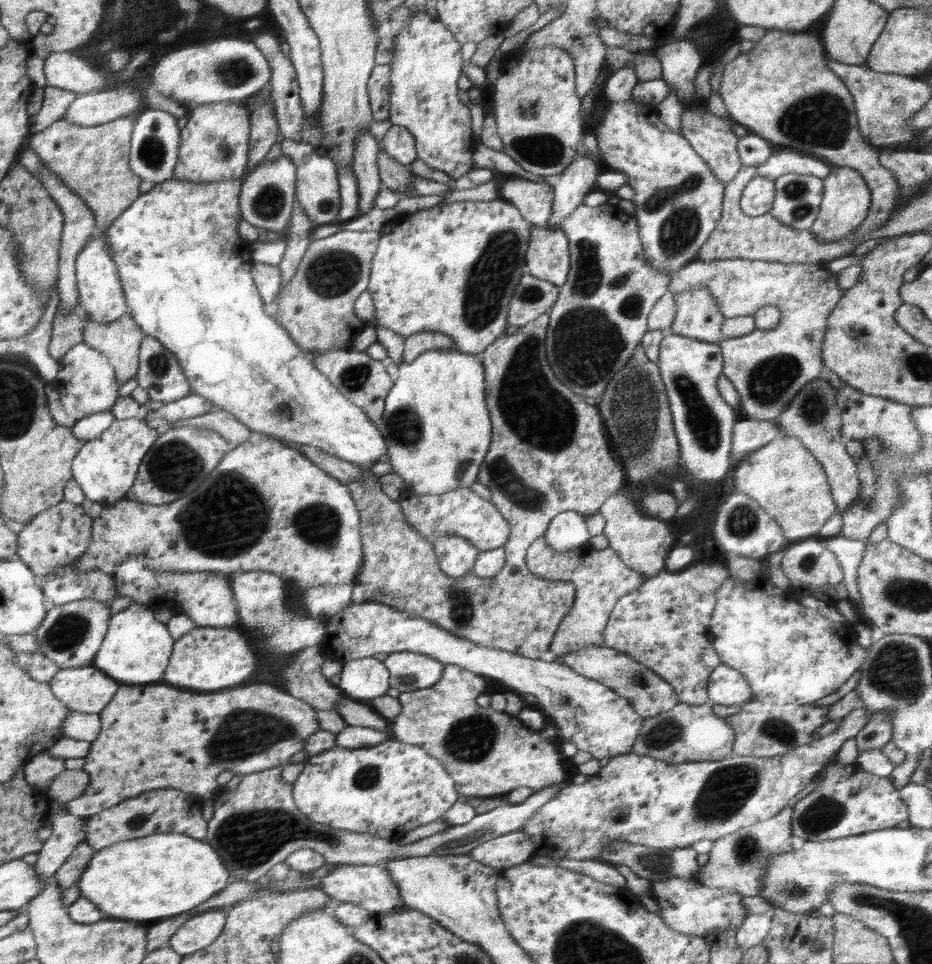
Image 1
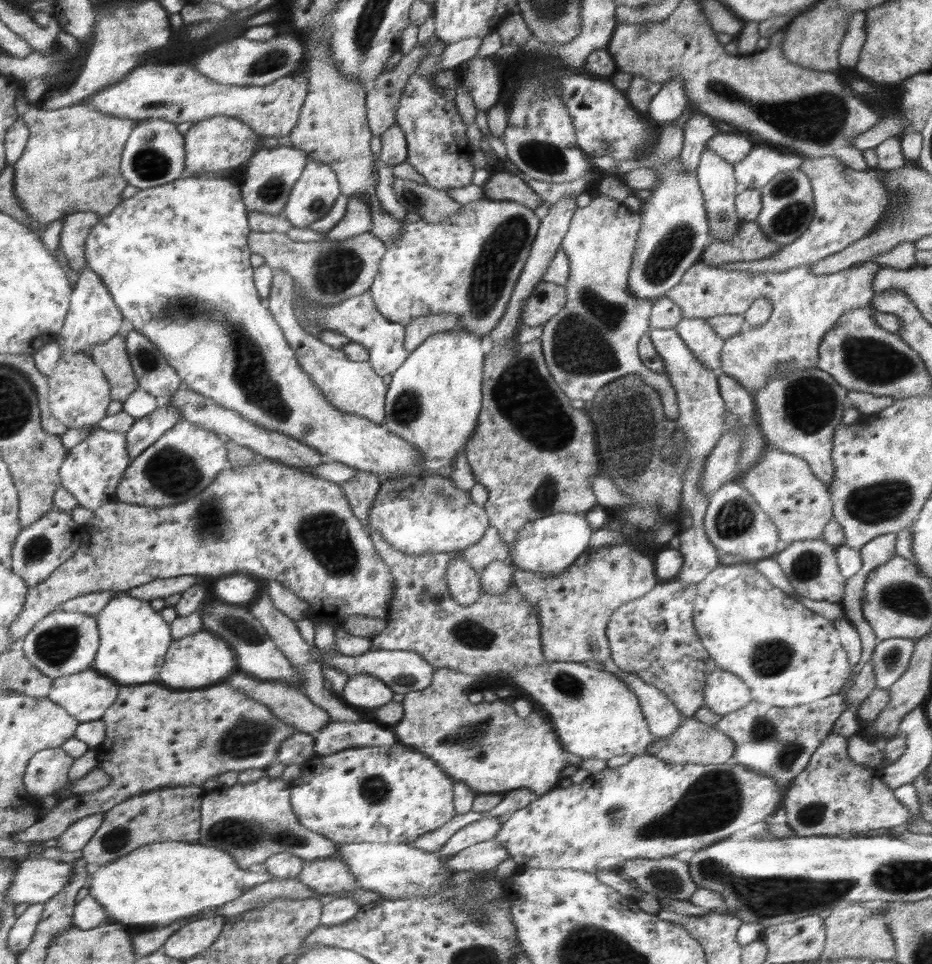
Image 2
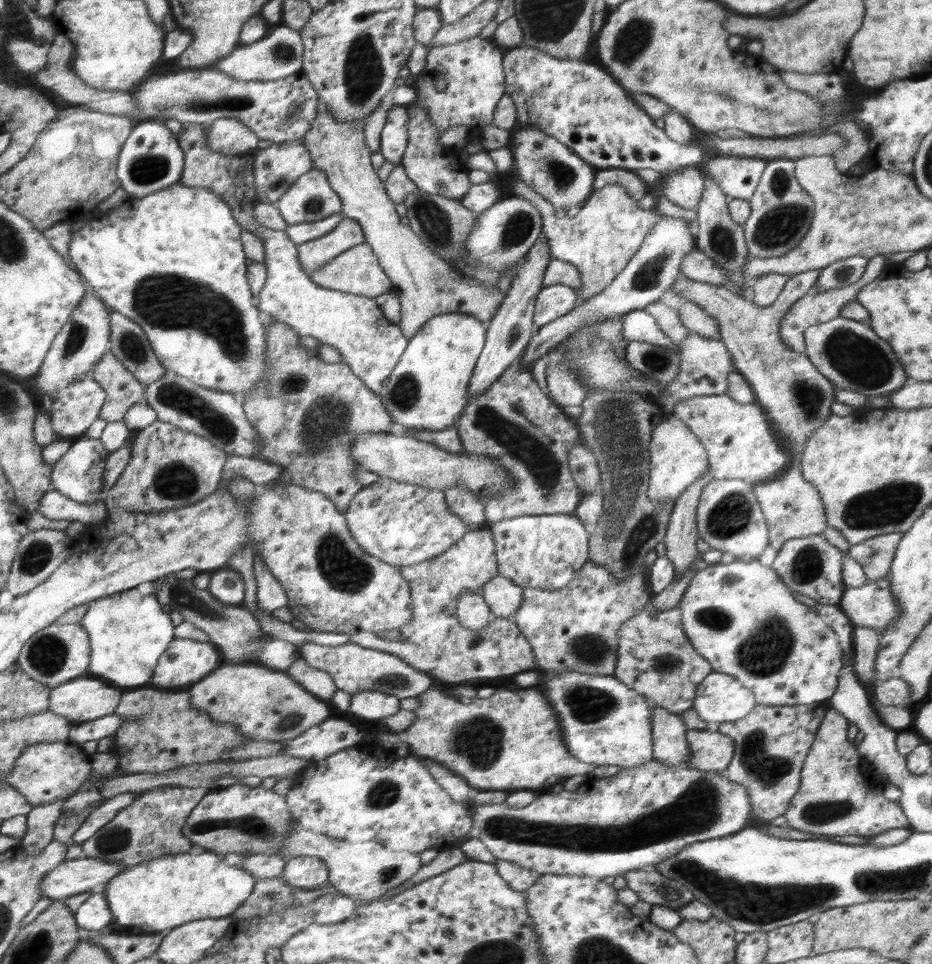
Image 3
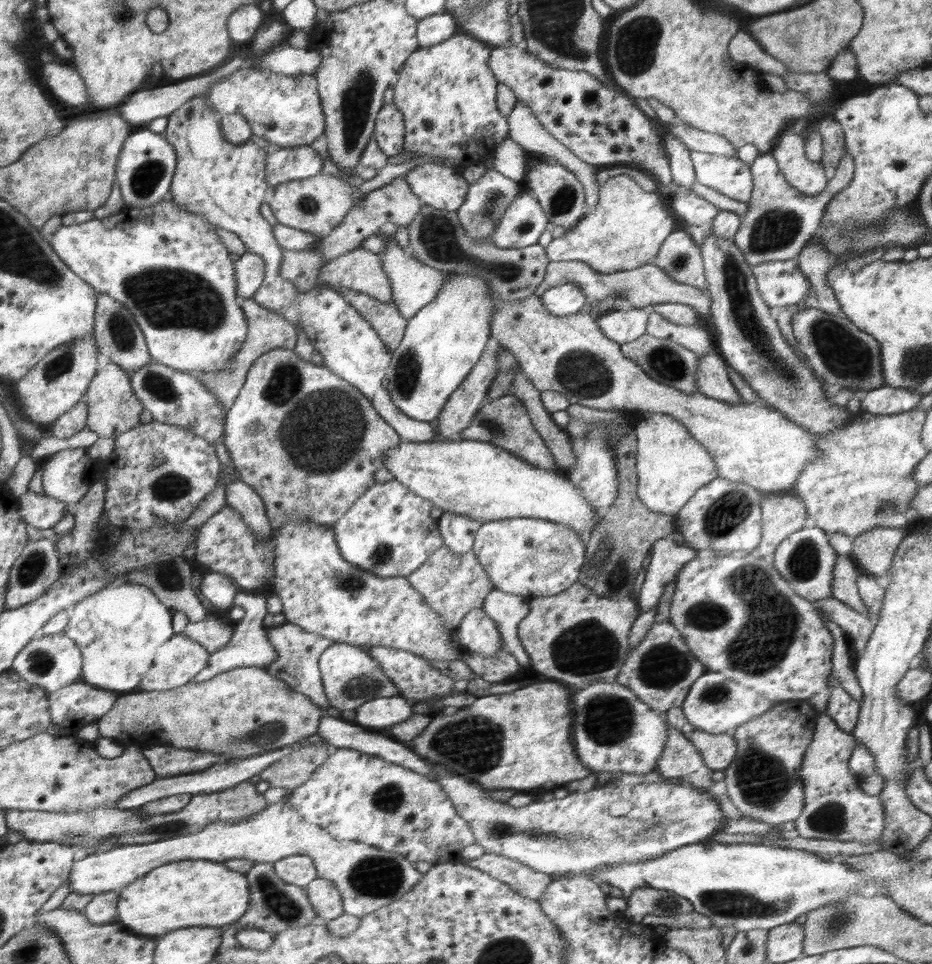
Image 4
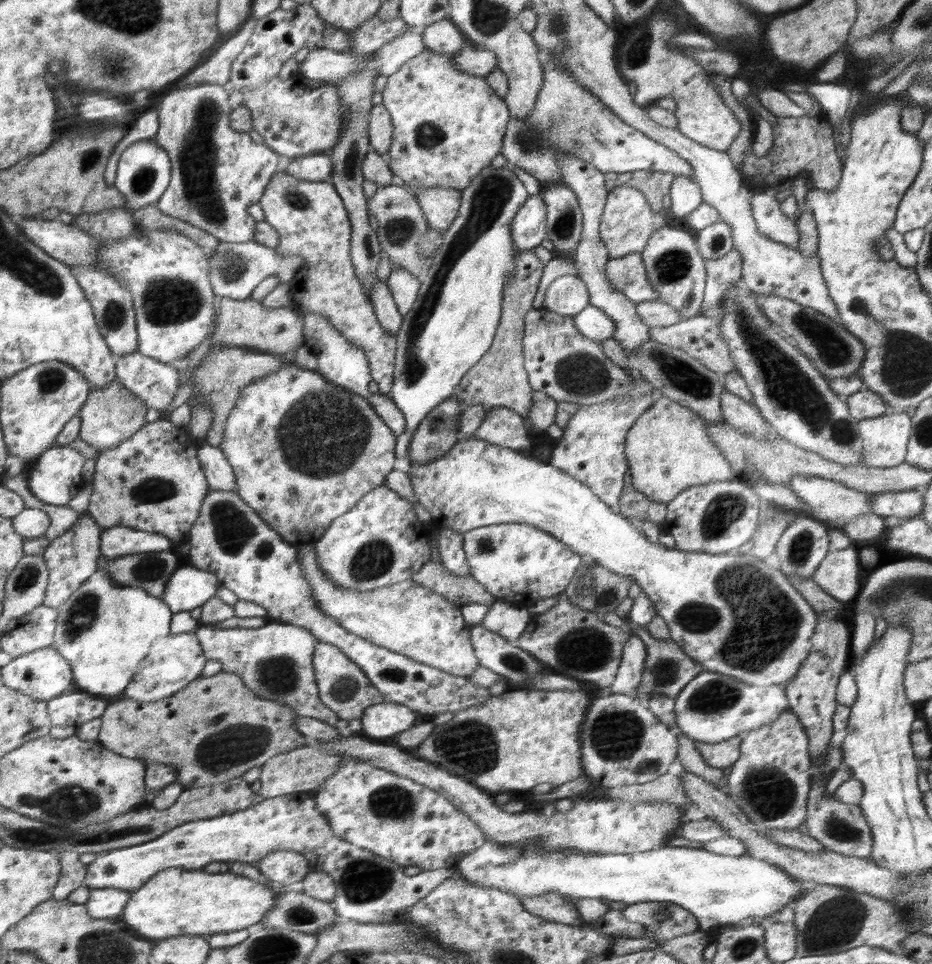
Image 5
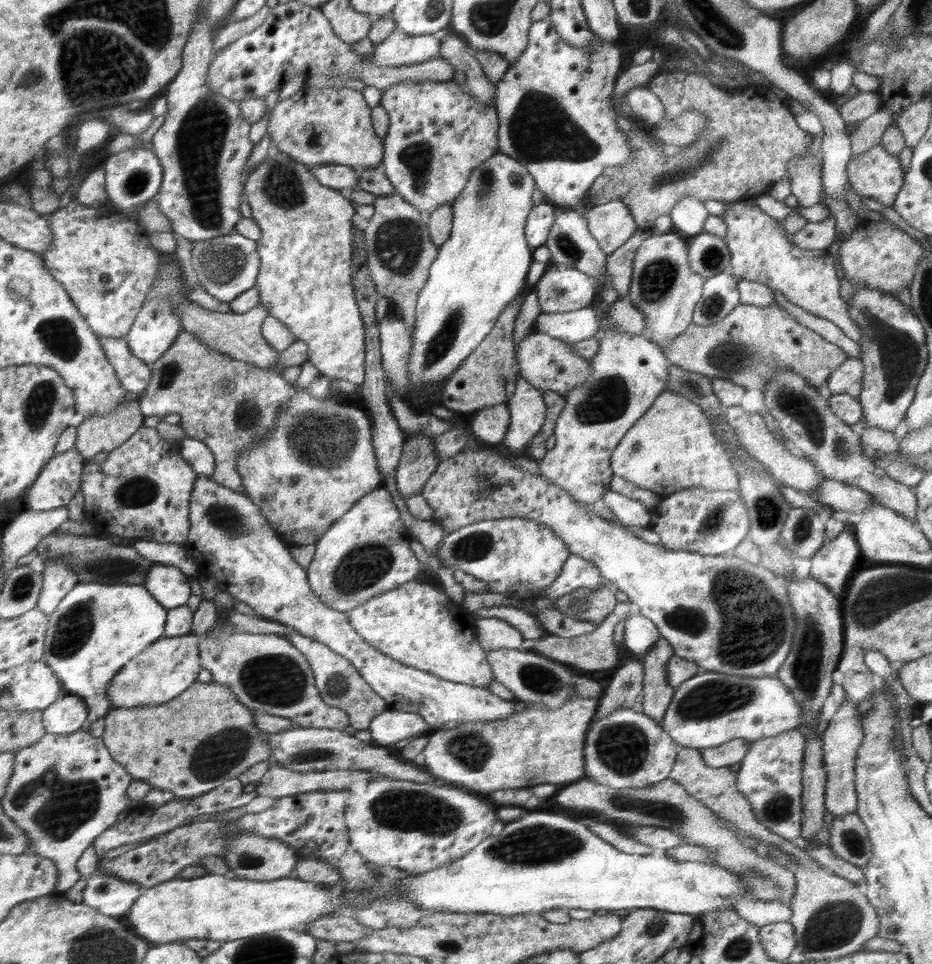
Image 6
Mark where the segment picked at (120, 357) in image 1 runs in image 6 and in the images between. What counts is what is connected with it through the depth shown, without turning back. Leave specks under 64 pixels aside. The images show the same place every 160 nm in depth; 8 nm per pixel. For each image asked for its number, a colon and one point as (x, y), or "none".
2: (112, 355)
3: (124, 390)
4: (114, 408)
5: (111, 415)
6: (98, 433)

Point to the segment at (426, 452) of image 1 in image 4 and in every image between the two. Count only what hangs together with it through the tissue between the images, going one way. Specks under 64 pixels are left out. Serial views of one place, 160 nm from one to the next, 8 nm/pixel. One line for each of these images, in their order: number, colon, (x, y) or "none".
2: (433, 401)
3: (428, 388)
4: (444, 341)

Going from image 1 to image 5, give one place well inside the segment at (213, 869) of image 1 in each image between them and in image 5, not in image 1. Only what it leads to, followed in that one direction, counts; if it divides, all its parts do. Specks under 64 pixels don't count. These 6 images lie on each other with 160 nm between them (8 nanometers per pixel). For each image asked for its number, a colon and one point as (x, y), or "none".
2: (165, 883)
3: (163, 893)
4: (199, 892)
5: (176, 901)

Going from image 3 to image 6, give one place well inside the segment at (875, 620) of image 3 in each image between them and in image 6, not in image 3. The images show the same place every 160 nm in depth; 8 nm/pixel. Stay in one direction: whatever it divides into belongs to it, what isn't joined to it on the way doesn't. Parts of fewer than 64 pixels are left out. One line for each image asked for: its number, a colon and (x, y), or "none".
4: (844, 588)
5: (838, 574)
6: (835, 564)

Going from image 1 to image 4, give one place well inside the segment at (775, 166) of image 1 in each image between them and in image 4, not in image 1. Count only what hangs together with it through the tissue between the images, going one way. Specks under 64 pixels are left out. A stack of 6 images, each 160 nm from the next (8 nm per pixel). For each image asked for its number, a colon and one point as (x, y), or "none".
2: (755, 170)
3: (738, 176)
4: (730, 176)

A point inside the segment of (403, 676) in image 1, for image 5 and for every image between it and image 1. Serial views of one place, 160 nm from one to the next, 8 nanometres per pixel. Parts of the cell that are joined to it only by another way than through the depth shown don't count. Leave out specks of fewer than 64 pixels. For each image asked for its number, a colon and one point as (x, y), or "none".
2: (404, 671)
3: (353, 668)
4: (351, 677)
5: (343, 685)

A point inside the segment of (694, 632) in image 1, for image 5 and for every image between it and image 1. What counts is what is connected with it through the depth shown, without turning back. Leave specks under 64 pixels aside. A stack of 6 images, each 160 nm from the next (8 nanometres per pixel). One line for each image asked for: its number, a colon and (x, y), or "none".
2: (653, 636)
3: (654, 657)
4: (660, 671)
5: (667, 669)

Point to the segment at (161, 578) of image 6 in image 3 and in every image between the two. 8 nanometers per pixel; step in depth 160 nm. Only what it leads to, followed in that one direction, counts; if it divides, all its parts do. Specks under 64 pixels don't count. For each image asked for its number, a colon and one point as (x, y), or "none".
3: (226, 585)
4: (221, 591)
5: (188, 587)

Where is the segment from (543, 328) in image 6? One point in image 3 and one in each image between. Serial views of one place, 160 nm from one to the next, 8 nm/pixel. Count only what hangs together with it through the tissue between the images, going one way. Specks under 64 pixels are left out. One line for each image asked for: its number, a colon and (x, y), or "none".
3: (637, 325)
4: (626, 324)
5: (591, 322)

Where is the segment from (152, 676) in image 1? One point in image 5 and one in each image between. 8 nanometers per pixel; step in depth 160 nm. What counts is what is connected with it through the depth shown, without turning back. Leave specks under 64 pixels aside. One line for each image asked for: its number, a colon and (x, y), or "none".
2: (134, 637)
3: (128, 631)
4: (119, 629)
5: (104, 630)

